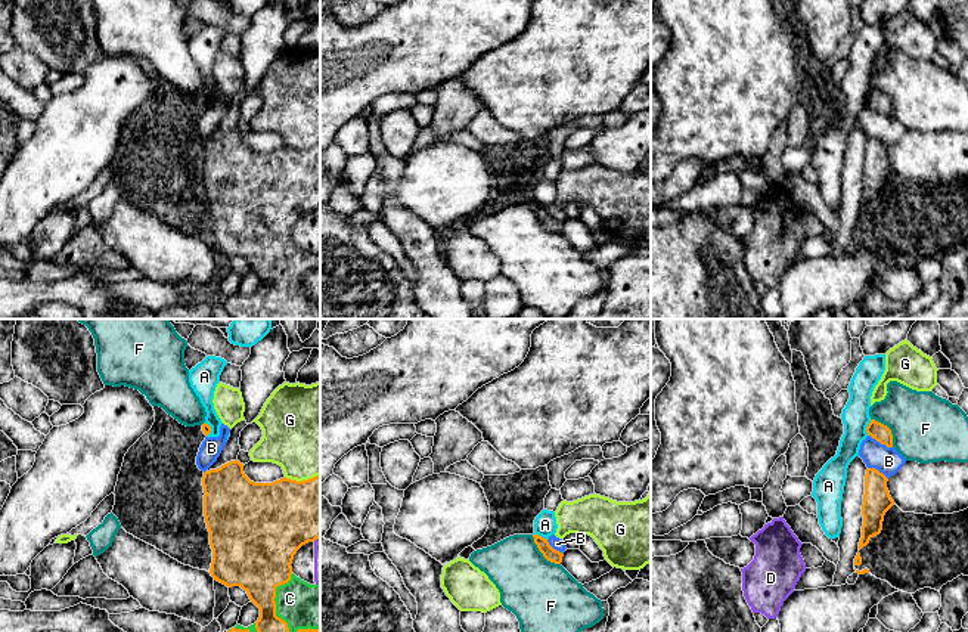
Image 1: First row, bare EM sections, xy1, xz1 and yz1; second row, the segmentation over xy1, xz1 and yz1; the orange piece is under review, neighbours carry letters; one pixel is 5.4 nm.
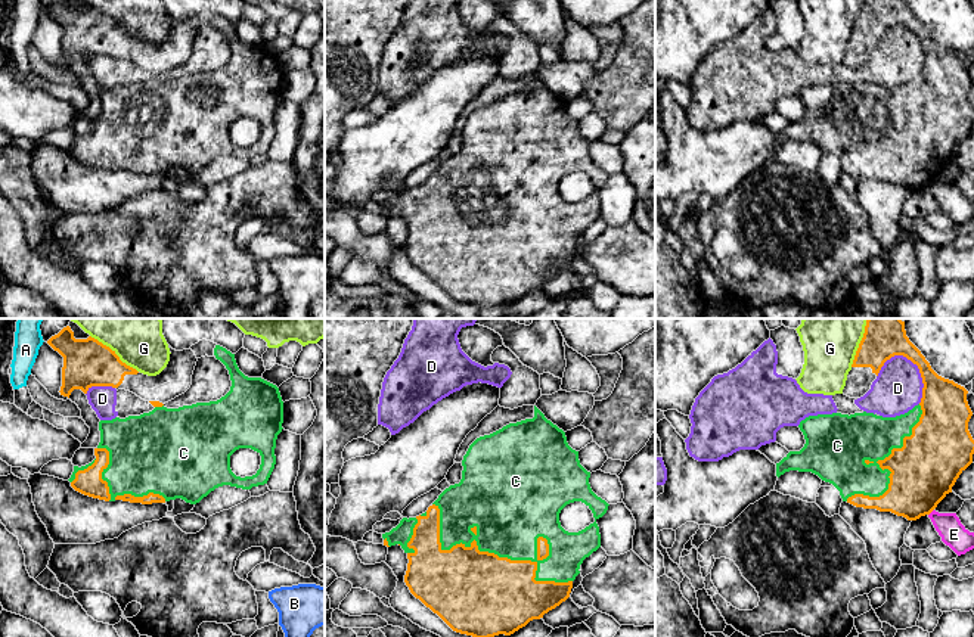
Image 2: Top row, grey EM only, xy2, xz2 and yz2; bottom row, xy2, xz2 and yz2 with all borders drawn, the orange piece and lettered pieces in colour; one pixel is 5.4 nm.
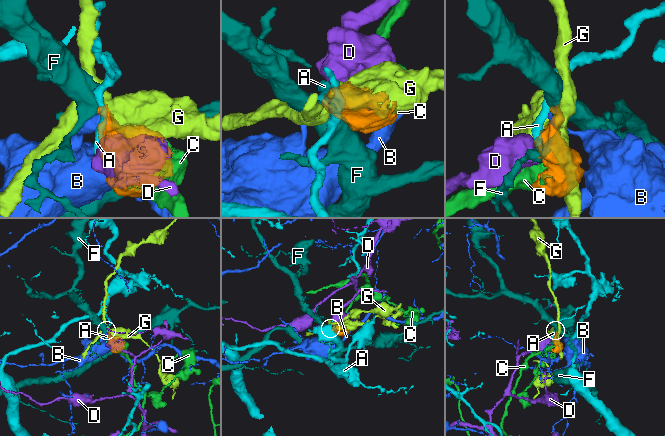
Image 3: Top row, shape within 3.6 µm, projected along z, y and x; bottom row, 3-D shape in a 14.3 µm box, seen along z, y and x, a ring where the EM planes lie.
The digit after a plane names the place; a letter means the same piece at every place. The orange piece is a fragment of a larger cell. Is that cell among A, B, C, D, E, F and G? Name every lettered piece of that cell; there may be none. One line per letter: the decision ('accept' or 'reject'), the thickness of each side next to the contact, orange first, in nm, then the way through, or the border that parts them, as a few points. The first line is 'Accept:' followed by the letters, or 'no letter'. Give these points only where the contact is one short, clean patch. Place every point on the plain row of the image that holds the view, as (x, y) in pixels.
Accept: C
A: reject | 100/150 nm | along yz1 (871, 89), (866, 104)
B: reject | 100/150 nm | along yz1 (868, 104), (892, 117)
C: accept | 460/400 nm
D: reject | 260/260 nm
E: reject | 360/140 nm | along yz2 (933, 179), (928, 185)
F: reject | 70/380 nm | along xz1 (531, 204), (537, 219), (548, 229), (559, 234)
G: reject | 260/240 nm

